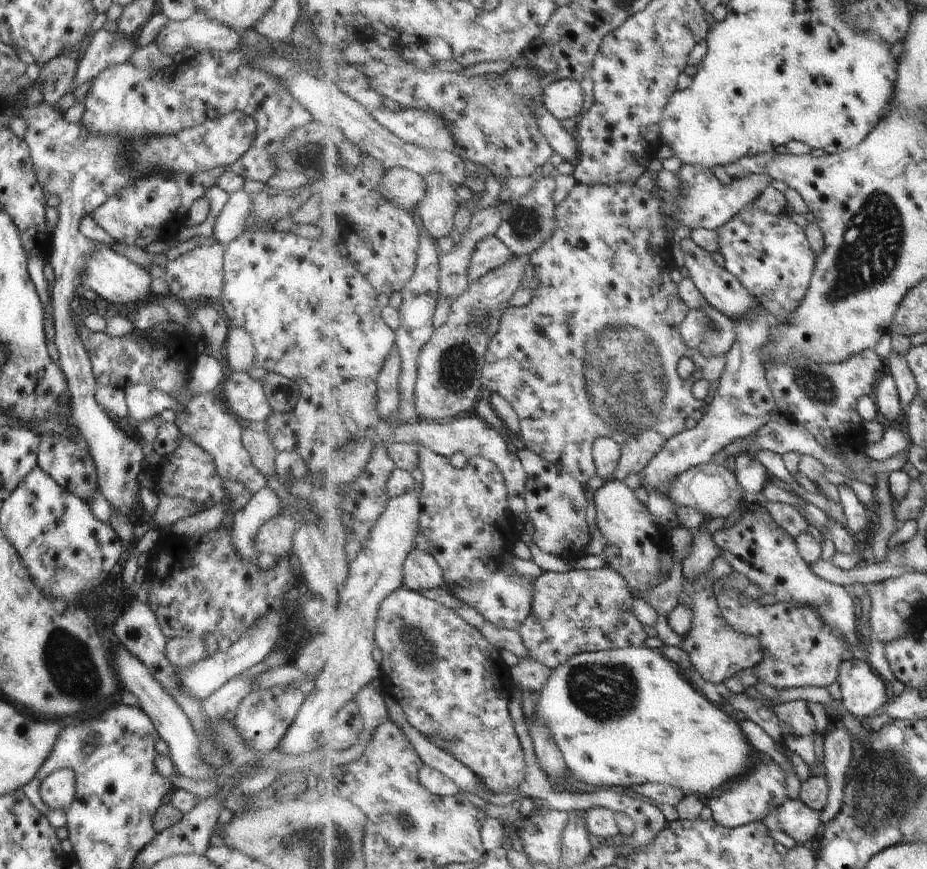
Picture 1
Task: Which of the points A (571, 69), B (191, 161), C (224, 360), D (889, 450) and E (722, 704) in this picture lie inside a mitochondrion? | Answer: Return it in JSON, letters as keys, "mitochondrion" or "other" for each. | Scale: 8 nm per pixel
{"A":"other","B":"other","C":"other","D":"other","E":"other"}

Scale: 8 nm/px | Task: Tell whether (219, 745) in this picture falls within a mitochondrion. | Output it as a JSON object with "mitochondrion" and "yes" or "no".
{"mitochondrion":"yes"}

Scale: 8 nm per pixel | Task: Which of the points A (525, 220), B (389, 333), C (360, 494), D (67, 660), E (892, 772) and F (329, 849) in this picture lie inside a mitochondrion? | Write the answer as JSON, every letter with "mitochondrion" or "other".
{"A":"mitochondrion","B":"other","C":"other","D":"mitochondrion","E":"mitochondrion","F":"mitochondrion"}

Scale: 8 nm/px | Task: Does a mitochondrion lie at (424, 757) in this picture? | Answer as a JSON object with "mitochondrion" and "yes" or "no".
{"mitochondrion":"no"}

